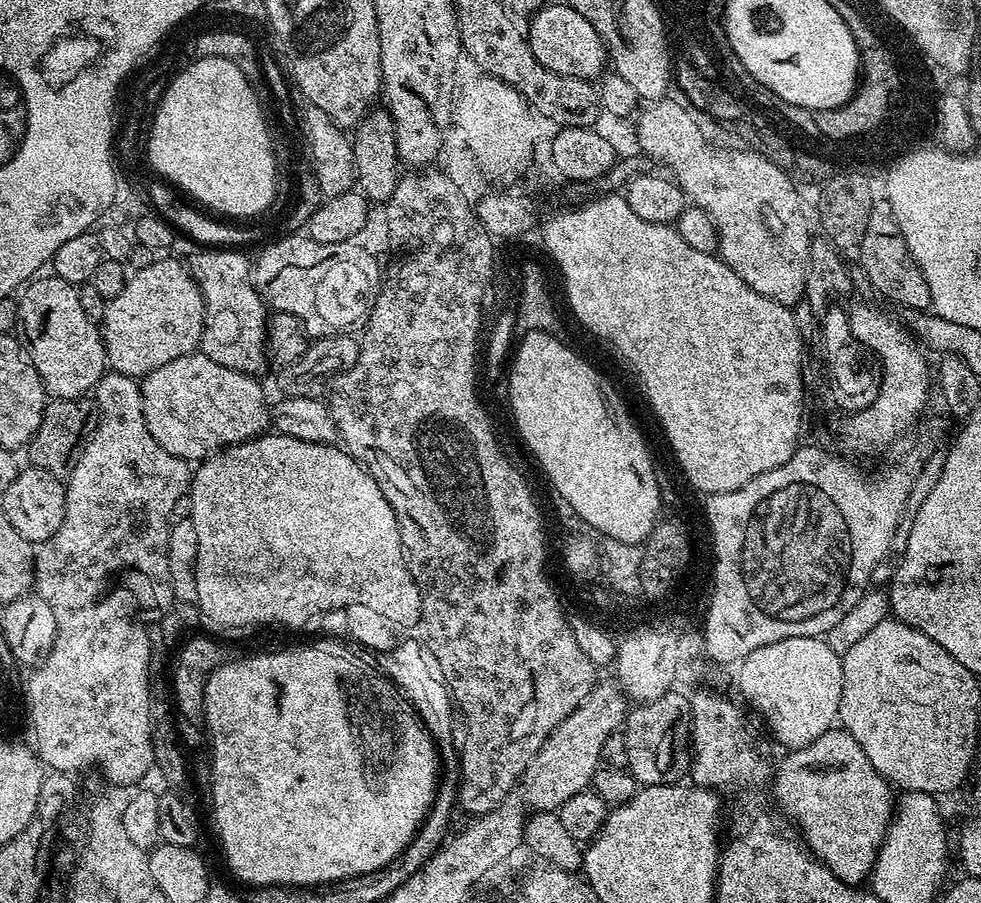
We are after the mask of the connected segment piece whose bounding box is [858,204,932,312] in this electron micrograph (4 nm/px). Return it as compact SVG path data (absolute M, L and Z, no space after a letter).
M880 204L869 221L868 234L864 247L858 250L860 268L866 279L872 283L876 292L881 292L888 300L901 304L904 310L922 312L931 309L930 286L926 286L926 278L922 278L922 270L912 257L912 251L903 245L896 225L893 223L888 204Z

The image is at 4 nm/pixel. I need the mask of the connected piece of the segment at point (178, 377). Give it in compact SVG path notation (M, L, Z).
M200 350L174 358L139 381L146 426L165 450L185 462L200 462L217 450L240 446L247 436L258 435L268 424L264 392L254 377L230 370Z

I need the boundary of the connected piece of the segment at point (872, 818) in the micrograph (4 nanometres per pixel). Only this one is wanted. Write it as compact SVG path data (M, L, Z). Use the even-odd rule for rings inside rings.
M843 730L824 731L802 749L803 760L812 764L808 768L804 818L798 823L804 835L803 843L839 880L853 886L863 885L869 879L894 813L894 795L889 782L876 772L869 757L864 759L866 764L854 762L854 756L861 756L863 752L862 746Z

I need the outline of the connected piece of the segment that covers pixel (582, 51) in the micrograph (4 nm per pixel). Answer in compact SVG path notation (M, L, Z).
M567 2L547 3L531 20L532 25L526 28L528 48L545 70L586 81L591 81L592 76L599 77L605 71L606 49L598 30L594 30L594 26L590 26L590 22L586 22L586 18L582 18L582 14L578 14L578 10L571 8Z

